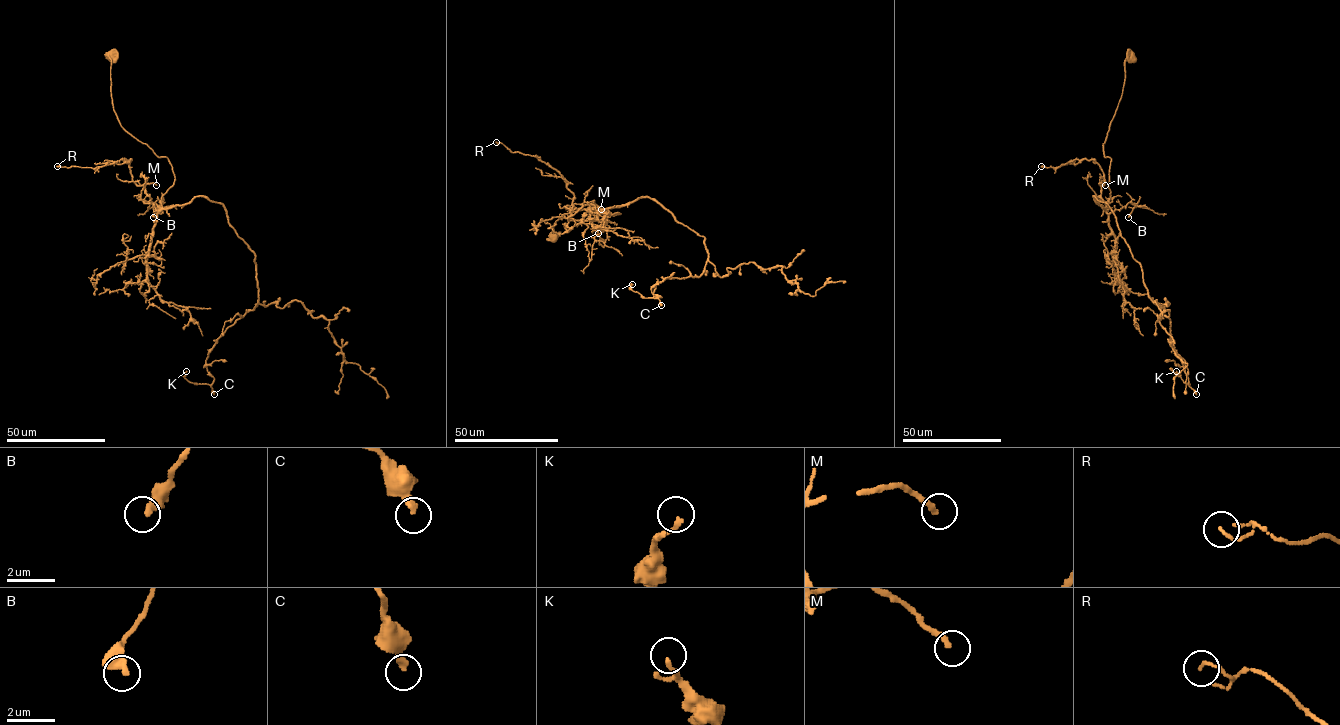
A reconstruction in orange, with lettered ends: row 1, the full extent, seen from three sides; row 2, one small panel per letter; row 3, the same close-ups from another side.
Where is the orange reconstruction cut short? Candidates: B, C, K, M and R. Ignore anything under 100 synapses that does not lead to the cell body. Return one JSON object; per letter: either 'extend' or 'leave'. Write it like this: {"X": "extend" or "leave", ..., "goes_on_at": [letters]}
{"B": "leave", "C": "leave", "K": "leave", "M": "leave", "R": "leave", "goes_on_at": []}

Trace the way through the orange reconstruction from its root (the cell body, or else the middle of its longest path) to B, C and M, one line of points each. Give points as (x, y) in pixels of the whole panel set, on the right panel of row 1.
B: (1131, 58), (1103, 144), (1111, 159), (1105, 210), (1131, 202), (1128, 217)
C: (1131, 58), (1103, 144), (1108, 204), (1093, 196), (1113, 212), (1148, 297), (1168, 310), (1171, 342), (1196, 394)
M: (1131, 58), (1125, 62), (1122, 93), (1103, 144), (1104, 156), (1111, 159), (1105, 210), (1099, 183), (1105, 185)

